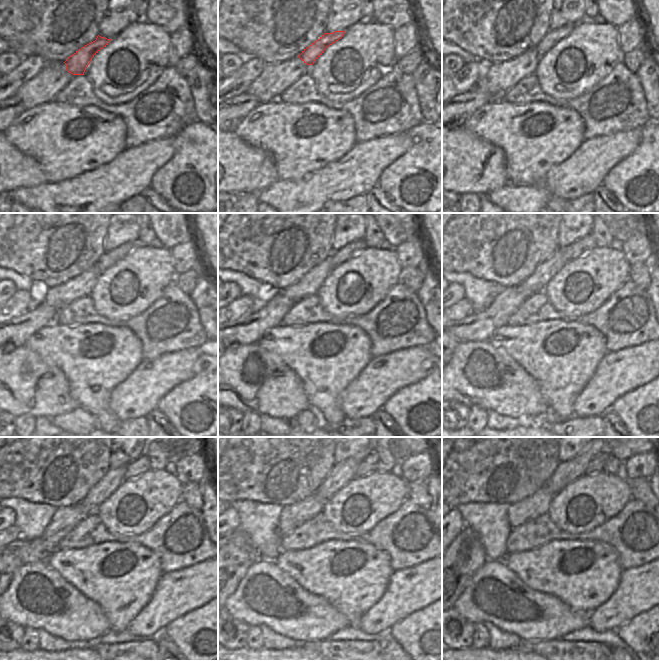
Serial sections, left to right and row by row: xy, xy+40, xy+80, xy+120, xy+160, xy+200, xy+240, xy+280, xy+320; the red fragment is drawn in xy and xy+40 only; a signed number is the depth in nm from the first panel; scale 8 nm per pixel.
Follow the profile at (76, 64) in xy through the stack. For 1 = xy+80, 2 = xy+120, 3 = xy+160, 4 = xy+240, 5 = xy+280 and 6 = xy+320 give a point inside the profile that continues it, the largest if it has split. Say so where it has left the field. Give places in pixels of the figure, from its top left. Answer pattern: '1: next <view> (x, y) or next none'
1: next xy+80 (553, 36)
2: next xy+120 (109, 258)
3: next xy+160 (350, 250)
4: next xy+240 (141, 465)
5: next xy+280 (370, 464)
6: next xy+320 (597, 464)

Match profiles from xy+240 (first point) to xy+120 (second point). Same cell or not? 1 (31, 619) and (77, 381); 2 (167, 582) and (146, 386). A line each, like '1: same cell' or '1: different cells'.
1: different cells
2: same cell

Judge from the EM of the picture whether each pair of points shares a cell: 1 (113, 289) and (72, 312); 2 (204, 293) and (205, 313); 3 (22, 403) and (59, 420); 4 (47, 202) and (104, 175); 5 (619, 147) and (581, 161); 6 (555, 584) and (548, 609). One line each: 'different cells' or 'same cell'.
1: different cells
2: same cell
3: different cells
4: same cell
5: same cell
6: different cells

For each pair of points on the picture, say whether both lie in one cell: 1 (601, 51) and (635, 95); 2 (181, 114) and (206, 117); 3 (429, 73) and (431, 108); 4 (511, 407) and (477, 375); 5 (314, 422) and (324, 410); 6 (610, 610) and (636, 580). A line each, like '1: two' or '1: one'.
1: two
2: two
3: one
4: one
5: two
6: one

